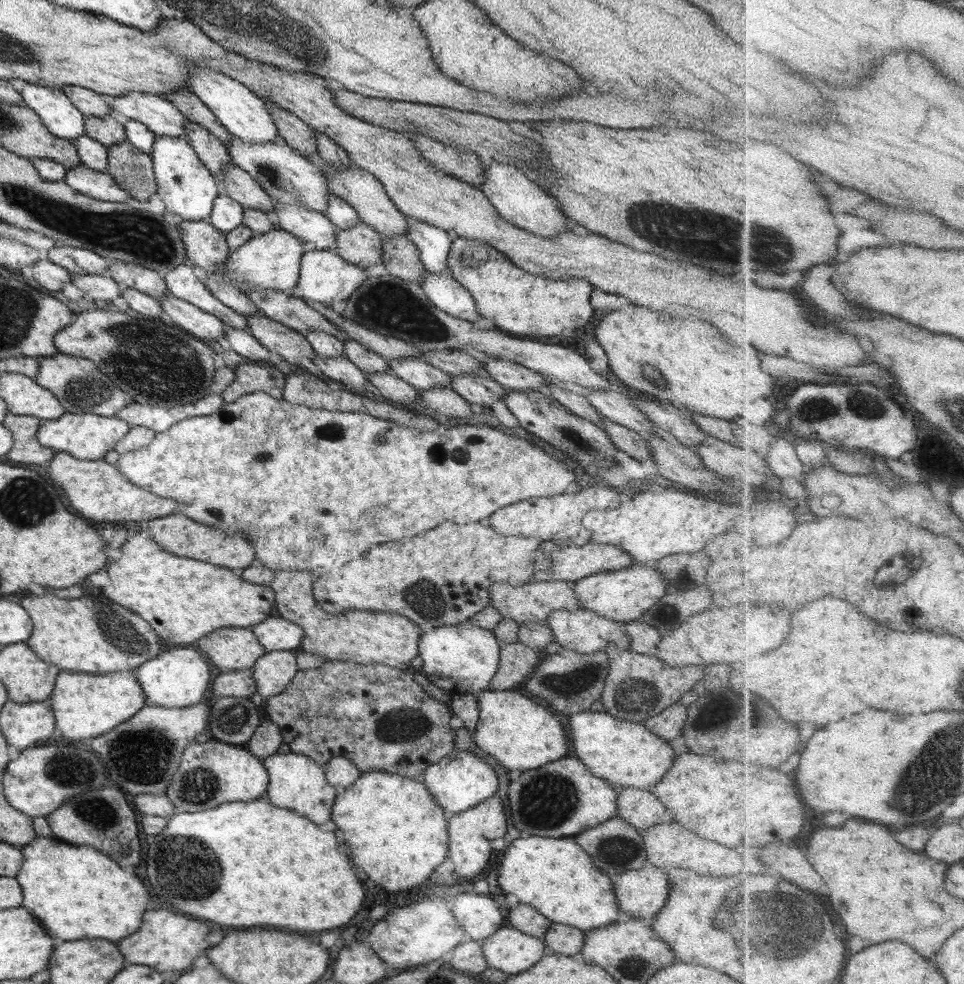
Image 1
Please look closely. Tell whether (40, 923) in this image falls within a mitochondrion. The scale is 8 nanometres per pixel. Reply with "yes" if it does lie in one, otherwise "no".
no

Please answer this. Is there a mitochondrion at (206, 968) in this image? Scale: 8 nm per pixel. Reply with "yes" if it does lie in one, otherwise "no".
no

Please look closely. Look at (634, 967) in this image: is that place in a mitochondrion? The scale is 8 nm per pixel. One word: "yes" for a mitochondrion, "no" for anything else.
yes

